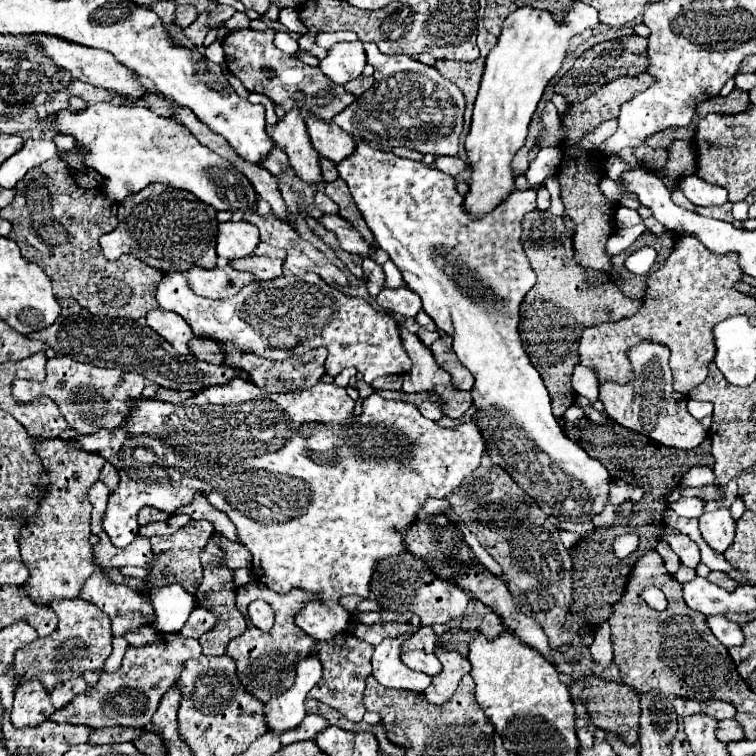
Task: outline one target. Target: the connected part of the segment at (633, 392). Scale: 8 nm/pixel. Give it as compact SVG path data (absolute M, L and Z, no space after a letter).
M640 342L628 350L628 358L634 368L634 380L620 386L620 384L602 384L600 386L600 400L604 404L604 412L618 424L638 434L650 436L654 442L670 448L692 450L698 448L704 438L708 436L700 420L690 416L686 410L688 396L674 392L672 388L672 370L668 366L670 352L656 342Z

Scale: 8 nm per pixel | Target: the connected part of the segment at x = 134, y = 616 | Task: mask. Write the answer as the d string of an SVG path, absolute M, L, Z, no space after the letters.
M96 570L96 574L92 574L92 578L88 578L88 582L84 582L84 590L80 590L80 598L84 598L86 602L92 602L96 608L100 608L102 612L106 612L106 614L110 616L110 620L112 620L112 636L116 638L116 644L112 644L114 650L112 650L110 658L106 660L104 670L106 670L106 672L116 672L118 666L120 666L120 662L122 662L124 650L130 646L130 644L124 640L124 632L136 630L136 628L140 628L140 626L150 626L150 624L154 622L154 610L152 610L148 598L144 598L142 594L130 590L130 588L124 586L124 584L114 586L114 584L104 576L102 570Z

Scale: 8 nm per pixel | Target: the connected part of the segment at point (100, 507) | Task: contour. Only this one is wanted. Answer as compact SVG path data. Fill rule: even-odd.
M96 482L96 484L90 488L90 492L88 492L90 502L92 502L90 530L92 530L92 534L96 534L96 536L102 534L102 524L100 524L100 520L102 520L106 502L108 502L108 494L110 494L110 490L108 490L108 486L104 486L104 482Z

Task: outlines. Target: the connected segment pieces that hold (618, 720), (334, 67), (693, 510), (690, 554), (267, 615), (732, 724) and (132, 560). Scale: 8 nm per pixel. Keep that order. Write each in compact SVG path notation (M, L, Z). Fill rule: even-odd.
M590 674L573 681L570 692L572 692L572 700L586 708L590 722L596 728L620 736L626 746L632 746L638 742L638 718L640 718L638 700L640 698L632 688L628 688L626 684L614 684L595 674Z
M362 42L336 44L330 54L320 62L320 70L336 84L346 84L362 74L366 66L366 54Z
M680 498L676 502L670 504L670 508L678 514L678 516L684 516L684 518L700 518L700 514L704 512L704 502L698 500L698 498Z
M672 532L666 542L678 554L682 566L694 568L694 570L698 568L698 564L700 564L700 550L698 550L696 542L692 542L688 536L684 536L680 532Z
M250 604L248 607L248 620L250 620L256 628L267 632L273 625L274 611L269 605Z
M718 720L716 738L720 742L736 742L736 740L744 738L744 732L742 732L742 726L736 720Z
M136 536L134 542L130 542L126 548L120 548L120 566L146 566L146 568L150 568L152 564L154 564L154 554L152 554L150 540Z

